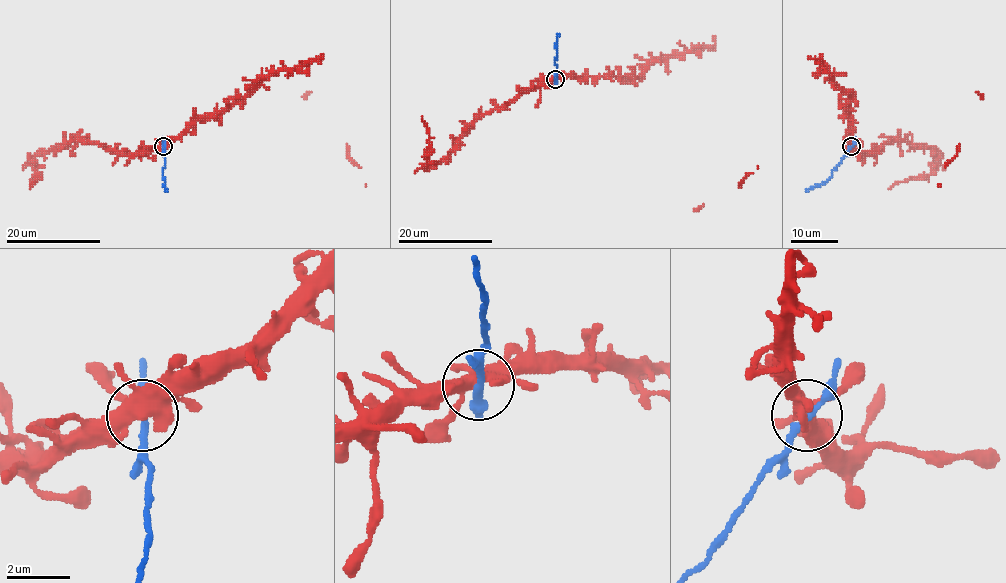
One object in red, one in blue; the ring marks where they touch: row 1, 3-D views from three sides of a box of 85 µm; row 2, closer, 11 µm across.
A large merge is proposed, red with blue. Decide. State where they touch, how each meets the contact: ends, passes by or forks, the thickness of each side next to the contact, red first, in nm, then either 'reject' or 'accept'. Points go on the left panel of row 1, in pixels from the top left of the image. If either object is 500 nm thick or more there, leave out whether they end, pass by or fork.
at (163, 146); red forks there; blue passes by; 440 nm thick on the red side, 220 nm on the other; reject

